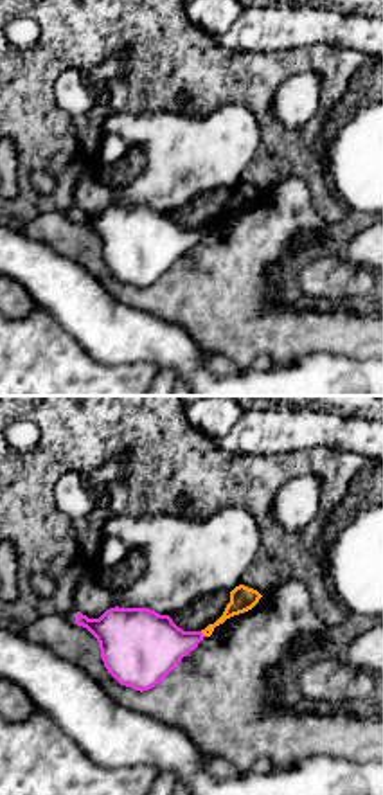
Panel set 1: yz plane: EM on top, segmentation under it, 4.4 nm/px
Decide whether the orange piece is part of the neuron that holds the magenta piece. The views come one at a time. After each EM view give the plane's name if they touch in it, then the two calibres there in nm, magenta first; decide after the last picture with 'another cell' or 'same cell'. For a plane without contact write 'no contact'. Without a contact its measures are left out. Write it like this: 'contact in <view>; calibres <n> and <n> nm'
contact in yz; calibres 300 and 110 nm

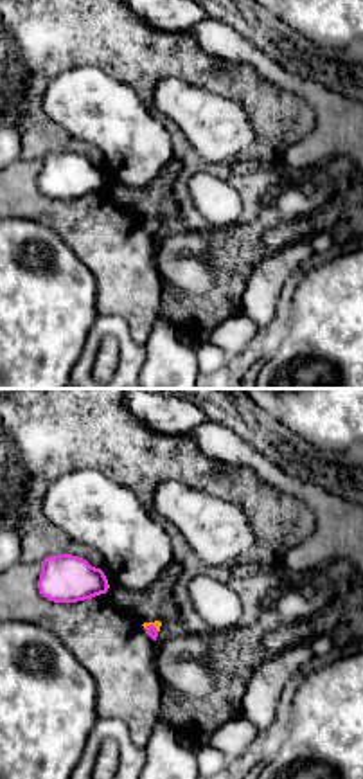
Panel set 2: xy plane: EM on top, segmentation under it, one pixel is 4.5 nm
contact in xy; calibres 50 and 40 nm

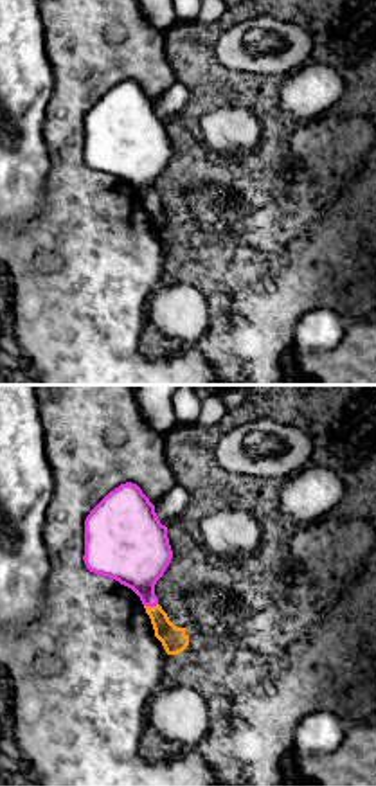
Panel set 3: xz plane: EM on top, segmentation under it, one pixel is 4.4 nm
contact in xz; calibres 300 and 120 nm

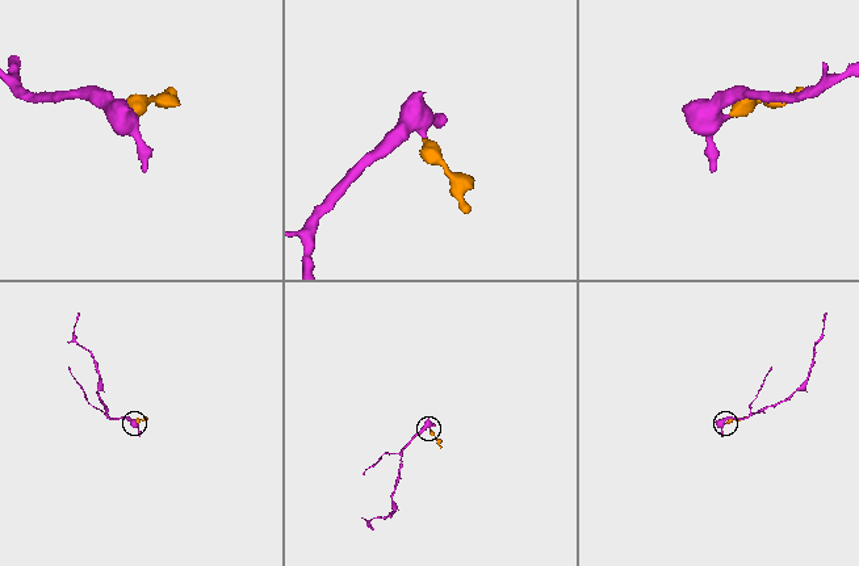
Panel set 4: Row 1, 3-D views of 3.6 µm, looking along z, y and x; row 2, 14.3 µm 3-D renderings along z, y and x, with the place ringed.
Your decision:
same cell

